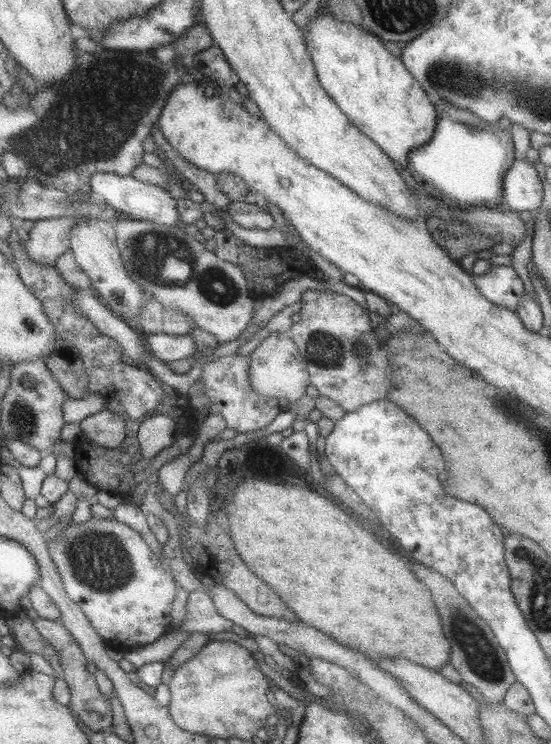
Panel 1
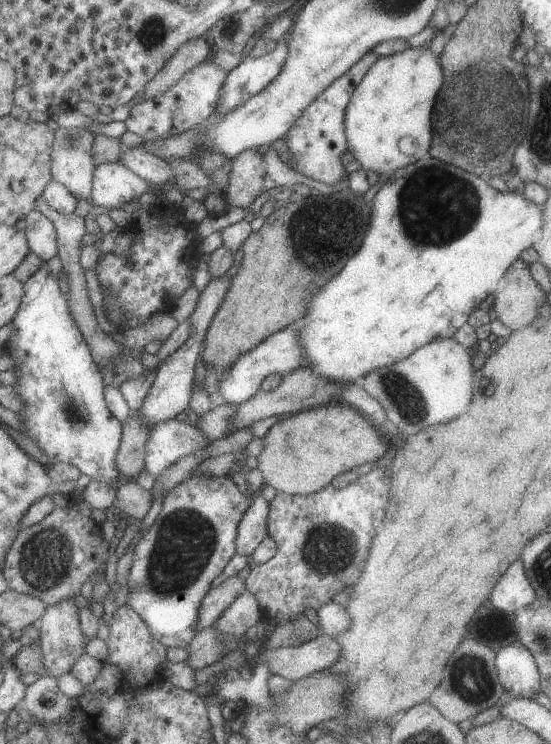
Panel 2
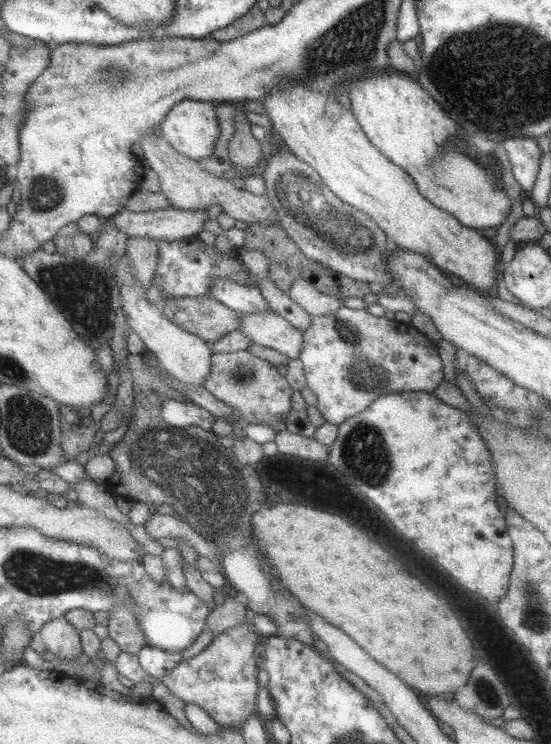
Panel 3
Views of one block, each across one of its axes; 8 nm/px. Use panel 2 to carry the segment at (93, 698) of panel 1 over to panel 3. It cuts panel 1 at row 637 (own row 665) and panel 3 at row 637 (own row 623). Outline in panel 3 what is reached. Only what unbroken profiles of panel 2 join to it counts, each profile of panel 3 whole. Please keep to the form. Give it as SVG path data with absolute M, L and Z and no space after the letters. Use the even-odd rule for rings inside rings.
M63 617L43 624L38 633L57 661L75 660L82 653L78 631Z

